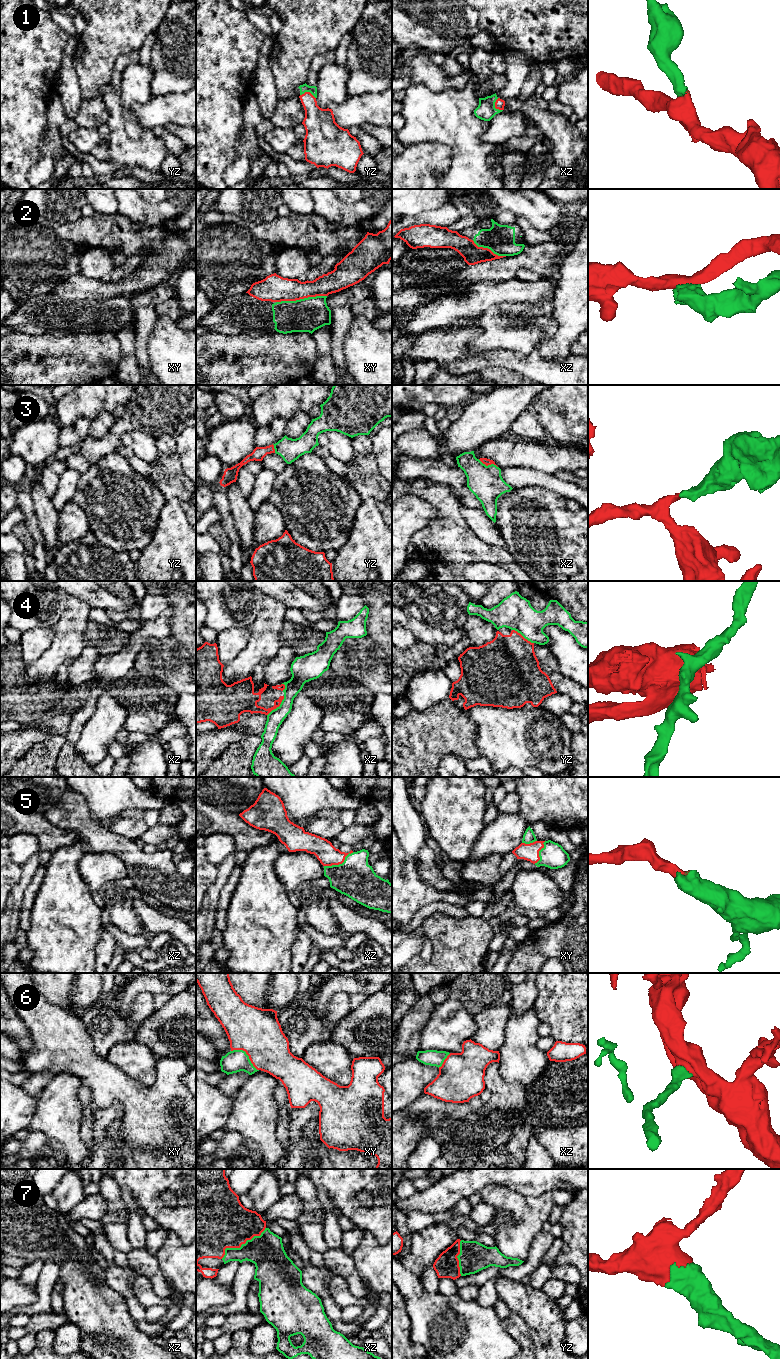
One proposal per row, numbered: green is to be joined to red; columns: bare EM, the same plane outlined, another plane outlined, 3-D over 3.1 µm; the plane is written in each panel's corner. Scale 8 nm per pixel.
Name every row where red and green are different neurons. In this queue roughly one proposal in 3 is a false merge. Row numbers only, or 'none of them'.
2, 4

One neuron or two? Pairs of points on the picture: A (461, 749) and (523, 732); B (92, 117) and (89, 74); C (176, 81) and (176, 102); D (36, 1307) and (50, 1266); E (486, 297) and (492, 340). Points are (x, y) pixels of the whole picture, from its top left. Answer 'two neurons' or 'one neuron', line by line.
A: two neurons
B: two neurons
C: two neurons
D: one neuron
E: two neurons

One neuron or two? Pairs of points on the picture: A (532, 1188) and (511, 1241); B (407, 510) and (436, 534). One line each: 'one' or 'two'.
A: two
B: two

